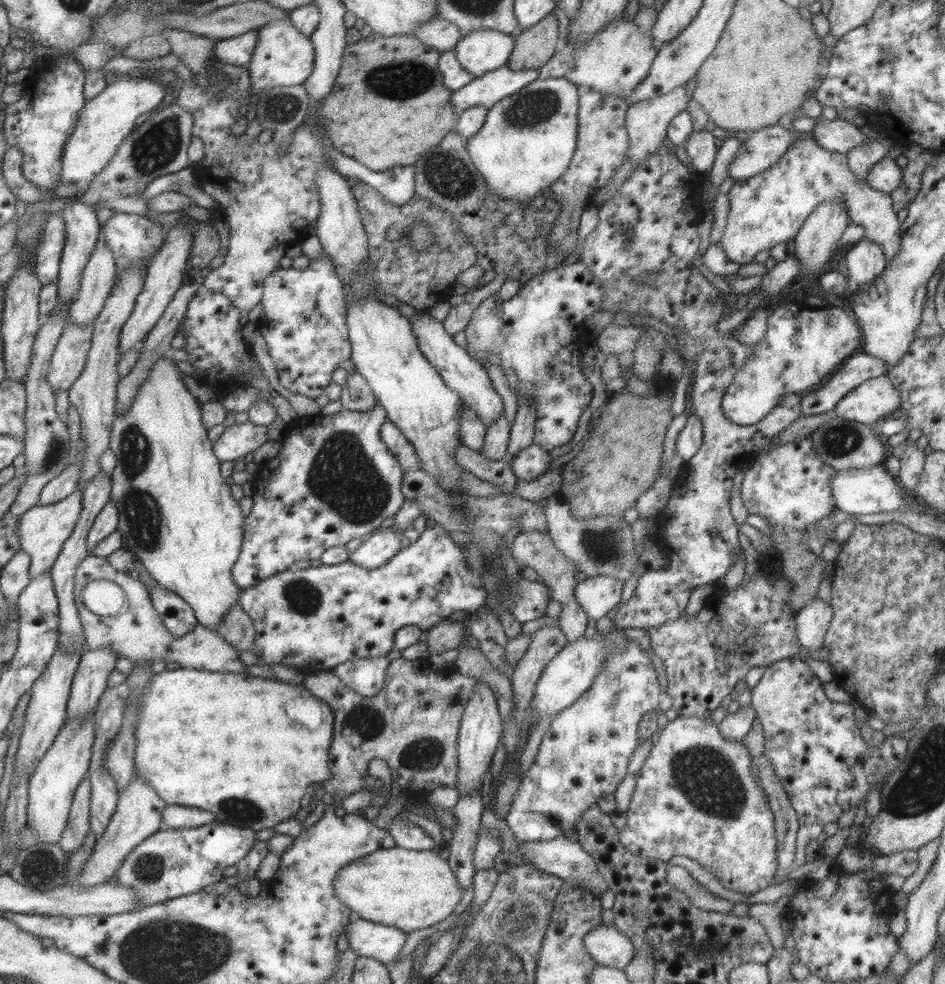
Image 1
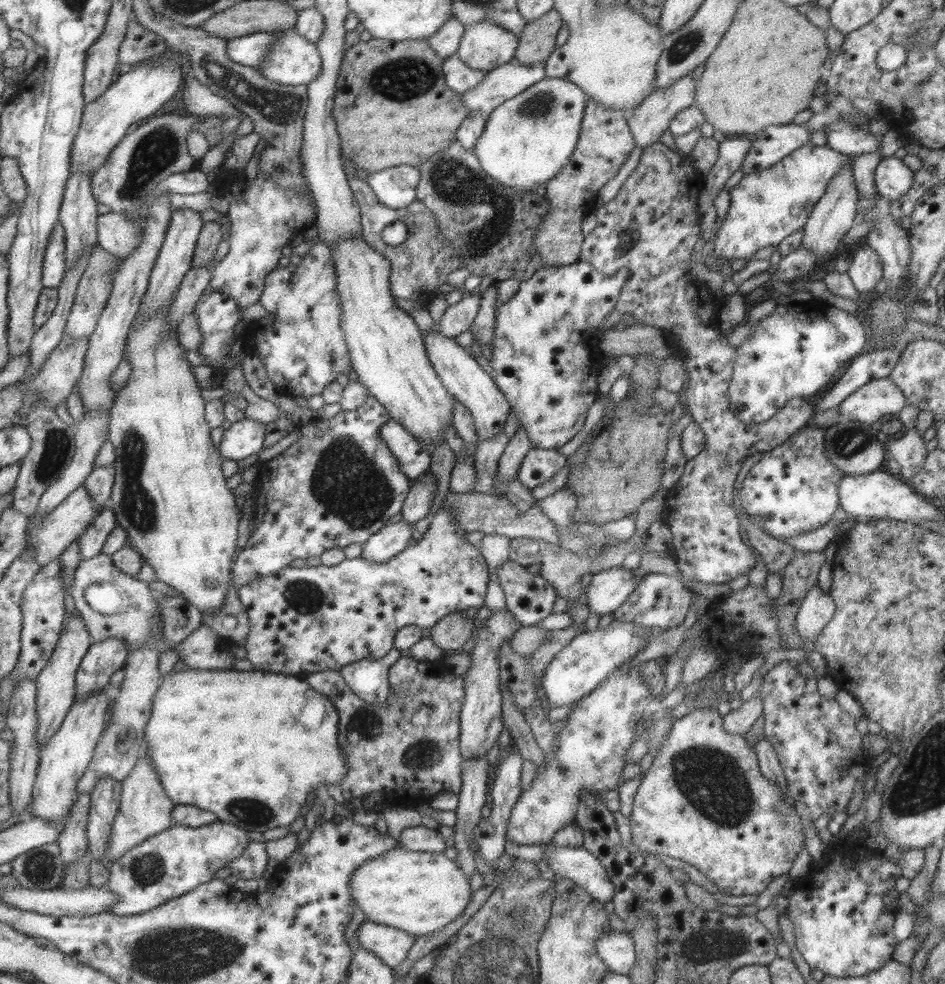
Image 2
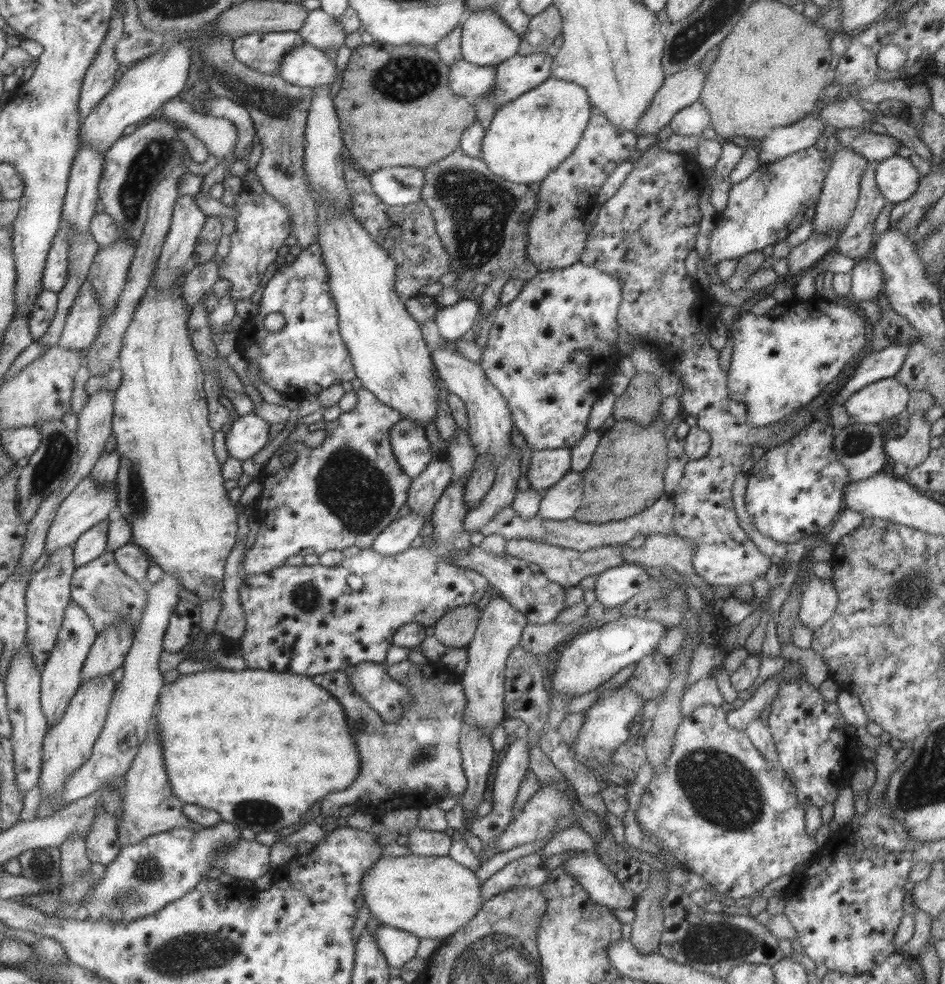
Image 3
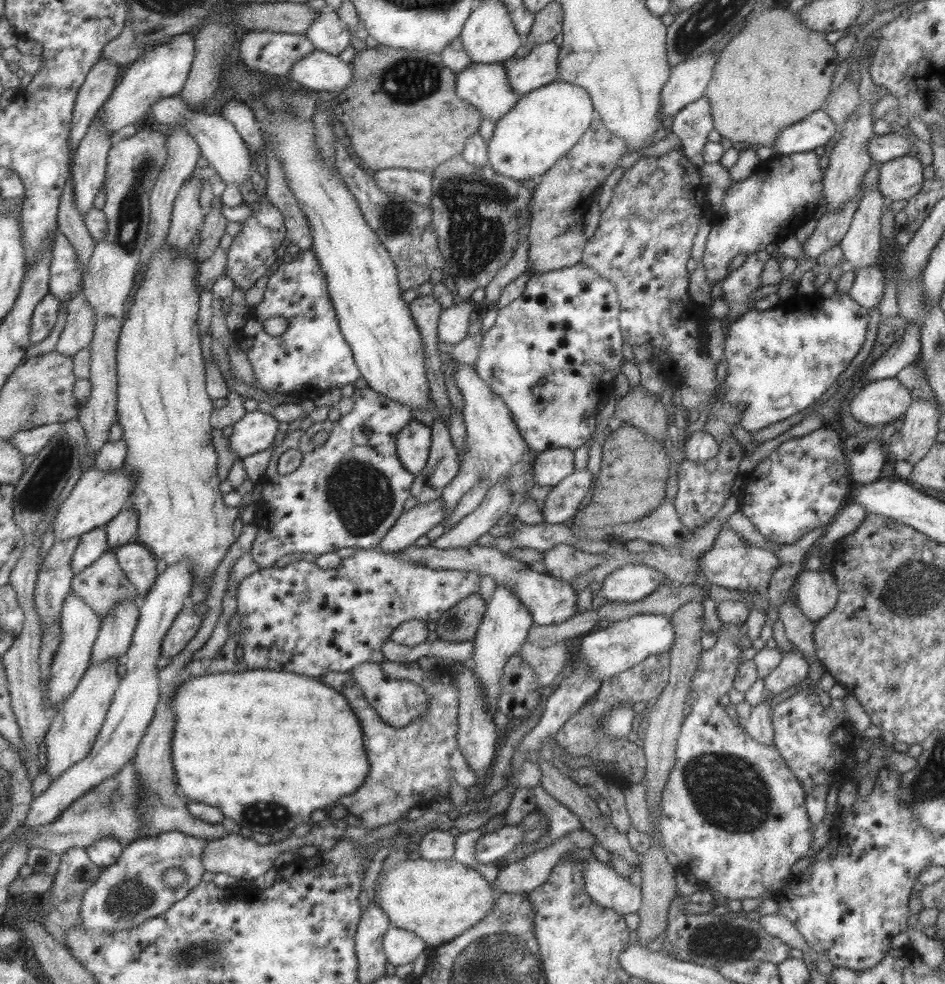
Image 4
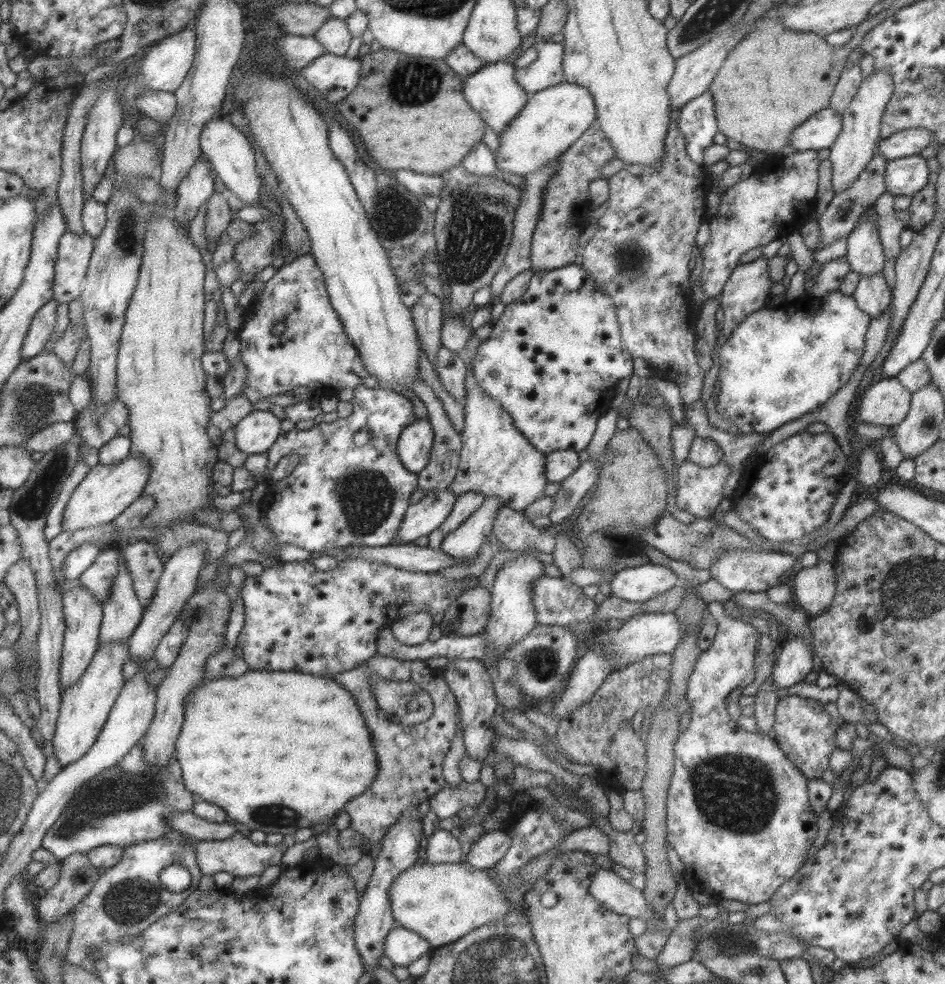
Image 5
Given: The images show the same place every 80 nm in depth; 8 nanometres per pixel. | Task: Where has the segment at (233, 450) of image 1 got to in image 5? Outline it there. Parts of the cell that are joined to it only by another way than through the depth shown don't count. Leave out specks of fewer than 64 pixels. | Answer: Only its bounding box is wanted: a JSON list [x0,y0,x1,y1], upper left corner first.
[233,411,282,455]

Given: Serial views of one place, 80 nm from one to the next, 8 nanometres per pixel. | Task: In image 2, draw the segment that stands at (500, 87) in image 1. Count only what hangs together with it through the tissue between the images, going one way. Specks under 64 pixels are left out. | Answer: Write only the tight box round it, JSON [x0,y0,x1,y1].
[460,58,545,117]

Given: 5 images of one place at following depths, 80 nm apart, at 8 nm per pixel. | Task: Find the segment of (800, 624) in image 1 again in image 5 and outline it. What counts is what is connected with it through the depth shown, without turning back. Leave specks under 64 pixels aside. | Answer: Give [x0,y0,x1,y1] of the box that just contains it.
[788,560,835,617]

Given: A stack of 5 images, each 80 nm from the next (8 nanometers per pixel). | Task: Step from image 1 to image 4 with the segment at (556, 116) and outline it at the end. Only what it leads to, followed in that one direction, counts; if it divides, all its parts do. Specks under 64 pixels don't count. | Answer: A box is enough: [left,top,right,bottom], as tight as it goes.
[486,80,595,181]

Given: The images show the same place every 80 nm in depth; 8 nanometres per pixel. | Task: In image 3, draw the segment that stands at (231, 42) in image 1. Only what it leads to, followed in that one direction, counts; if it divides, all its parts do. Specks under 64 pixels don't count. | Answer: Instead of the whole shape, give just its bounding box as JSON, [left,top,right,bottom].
[232,31,302,76]

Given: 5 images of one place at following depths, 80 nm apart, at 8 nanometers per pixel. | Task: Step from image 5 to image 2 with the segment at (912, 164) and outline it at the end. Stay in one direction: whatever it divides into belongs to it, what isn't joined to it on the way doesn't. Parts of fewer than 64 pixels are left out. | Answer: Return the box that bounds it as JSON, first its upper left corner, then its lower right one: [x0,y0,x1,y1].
[875,158,911,202]

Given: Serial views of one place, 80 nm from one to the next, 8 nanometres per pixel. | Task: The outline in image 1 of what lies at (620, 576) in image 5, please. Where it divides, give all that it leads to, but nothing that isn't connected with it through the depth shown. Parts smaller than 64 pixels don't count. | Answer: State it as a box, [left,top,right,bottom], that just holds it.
[573,576,621,620]

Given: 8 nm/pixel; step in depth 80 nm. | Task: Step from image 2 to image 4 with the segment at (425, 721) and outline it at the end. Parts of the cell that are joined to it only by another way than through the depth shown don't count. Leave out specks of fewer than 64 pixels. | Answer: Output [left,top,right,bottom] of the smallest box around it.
[316,658,476,828]

